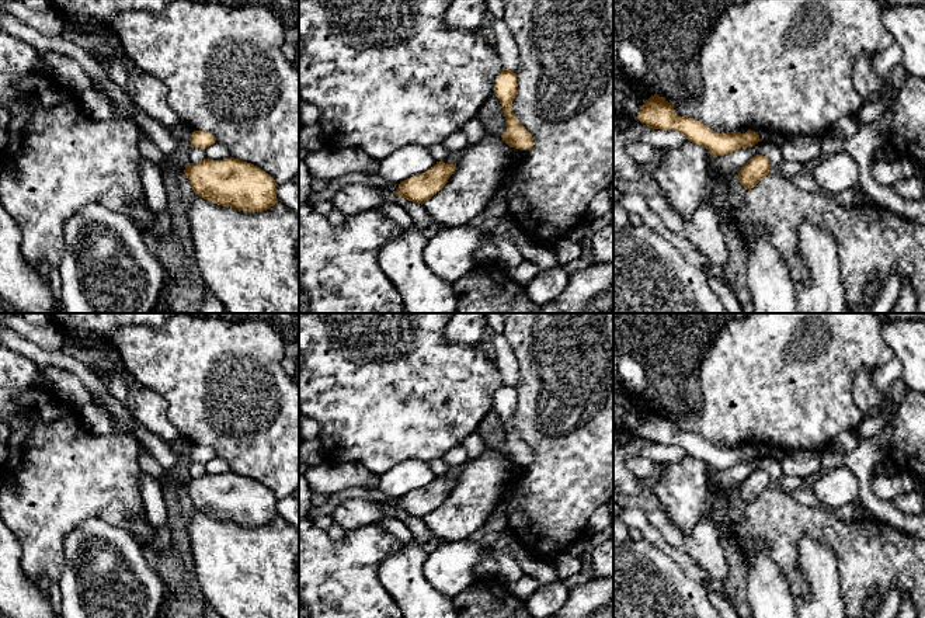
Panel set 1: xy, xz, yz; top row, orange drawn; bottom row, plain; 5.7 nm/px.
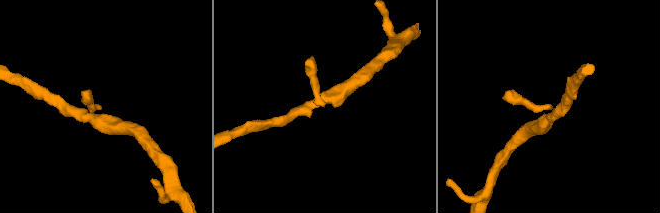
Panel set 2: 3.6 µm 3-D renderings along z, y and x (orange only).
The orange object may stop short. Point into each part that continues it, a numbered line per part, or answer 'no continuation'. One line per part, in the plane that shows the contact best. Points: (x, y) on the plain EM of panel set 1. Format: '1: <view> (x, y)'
no continuation

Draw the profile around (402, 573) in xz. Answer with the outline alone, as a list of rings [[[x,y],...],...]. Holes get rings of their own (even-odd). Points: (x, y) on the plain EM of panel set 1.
[[[413,538],[379,566],[379,580],[403,618],[456,618],[453,598],[437,591],[424,576],[427,552]]]

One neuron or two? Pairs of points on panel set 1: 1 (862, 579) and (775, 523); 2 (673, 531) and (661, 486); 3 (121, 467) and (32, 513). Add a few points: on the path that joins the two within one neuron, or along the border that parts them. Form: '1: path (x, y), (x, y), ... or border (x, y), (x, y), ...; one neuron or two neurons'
1: path (852, 554), (824, 526), (800, 523); one neuron
2: border (663, 511), (687, 534), (701, 518); two neurons
3: path (98, 475), (70, 475), (55, 490); one neuron

